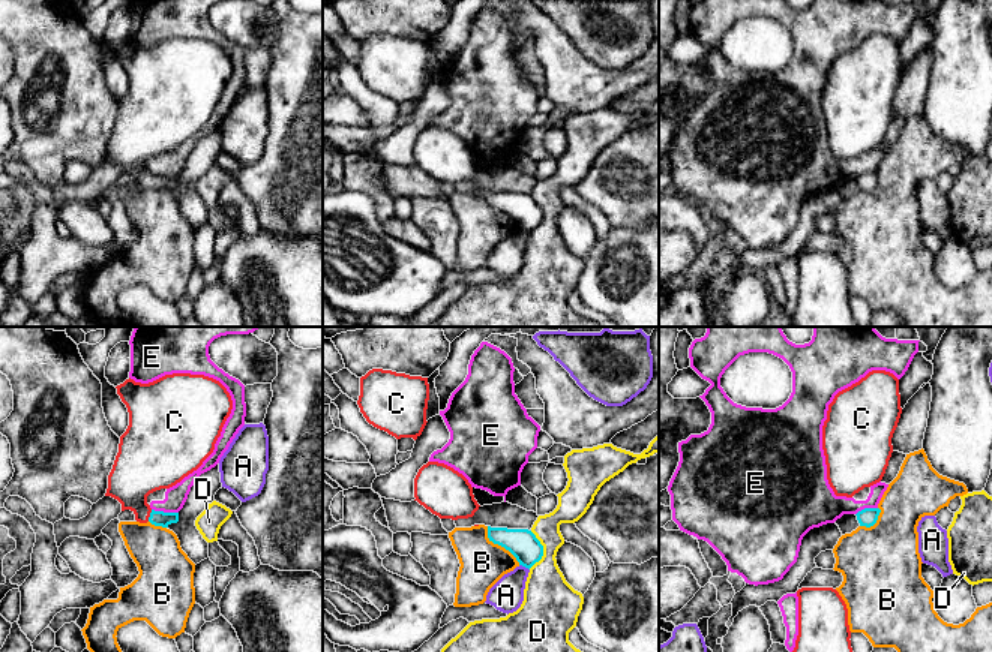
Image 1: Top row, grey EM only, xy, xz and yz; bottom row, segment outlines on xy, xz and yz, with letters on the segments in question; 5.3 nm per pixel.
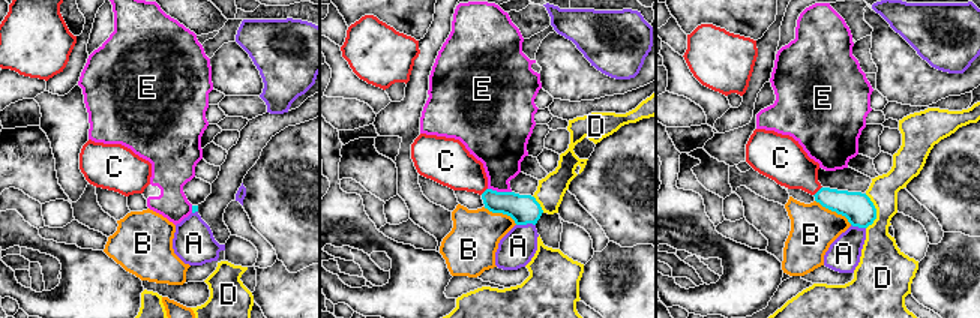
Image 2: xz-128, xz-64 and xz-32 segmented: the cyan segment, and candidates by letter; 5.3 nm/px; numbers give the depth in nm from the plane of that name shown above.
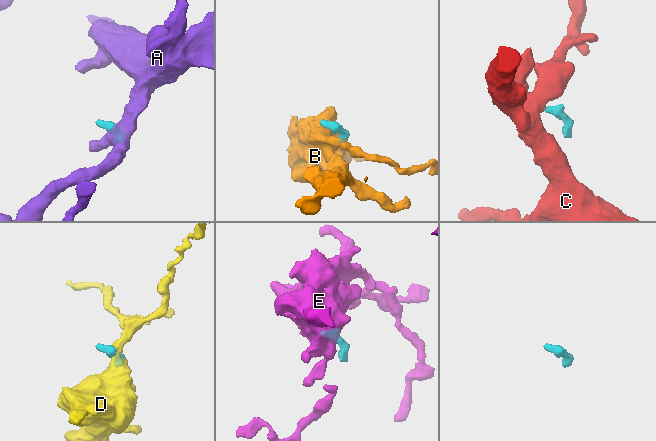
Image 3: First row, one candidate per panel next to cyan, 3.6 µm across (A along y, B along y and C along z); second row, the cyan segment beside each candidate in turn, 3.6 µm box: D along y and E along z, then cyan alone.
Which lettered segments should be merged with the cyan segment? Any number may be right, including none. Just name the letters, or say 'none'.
C

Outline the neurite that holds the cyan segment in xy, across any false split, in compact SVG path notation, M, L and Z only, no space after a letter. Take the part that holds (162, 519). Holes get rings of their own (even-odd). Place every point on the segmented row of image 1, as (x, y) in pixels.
M191 373L165 375L149 384L129 378L116 388L128 408L129 426L120 436L105 496L117 499L122 511L131 510L137 522L168 528L179 522L179 513L152 510L147 496L176 486L213 453L233 409L231 396L219 381Z

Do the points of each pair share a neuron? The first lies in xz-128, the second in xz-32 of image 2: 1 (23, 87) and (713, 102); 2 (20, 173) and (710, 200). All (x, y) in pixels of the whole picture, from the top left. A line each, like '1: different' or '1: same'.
1: same
2: different

